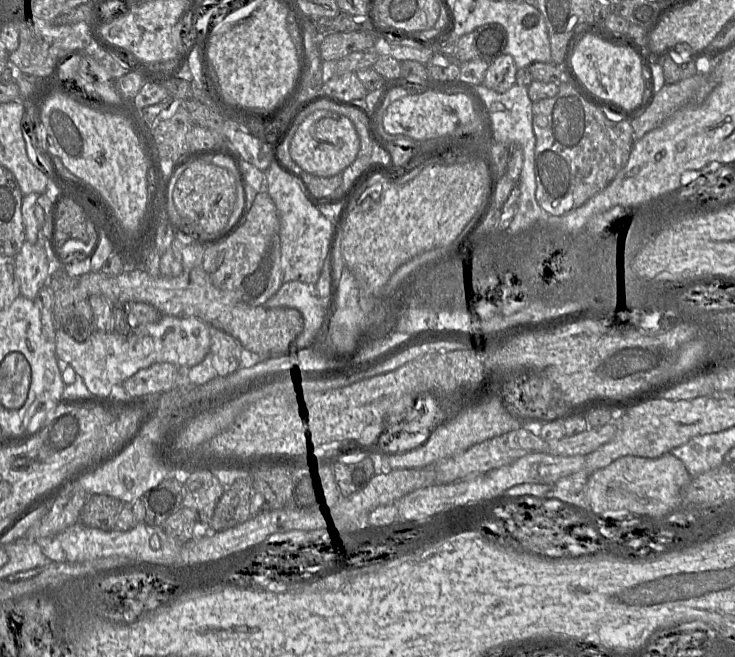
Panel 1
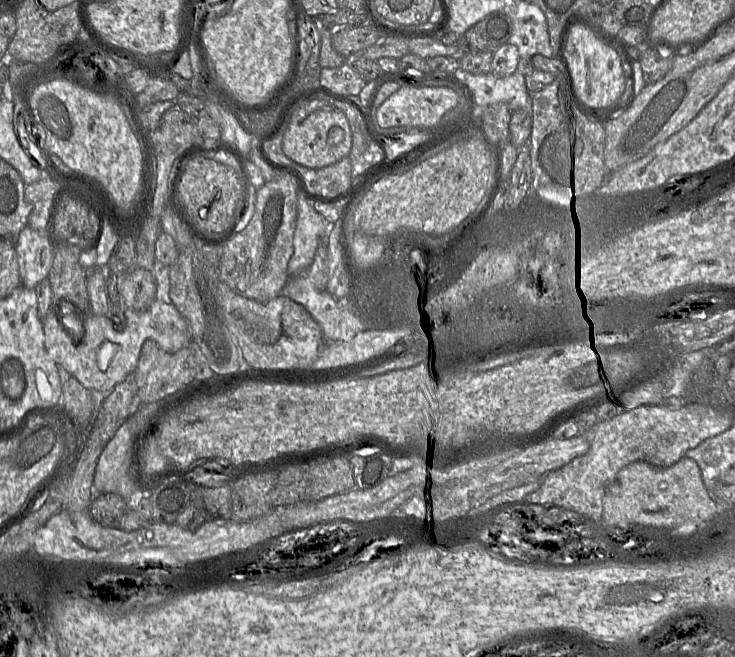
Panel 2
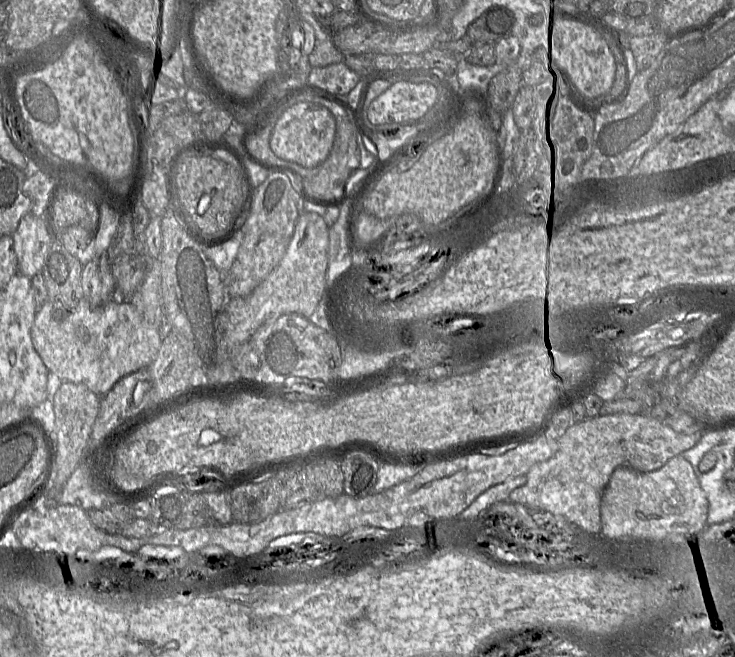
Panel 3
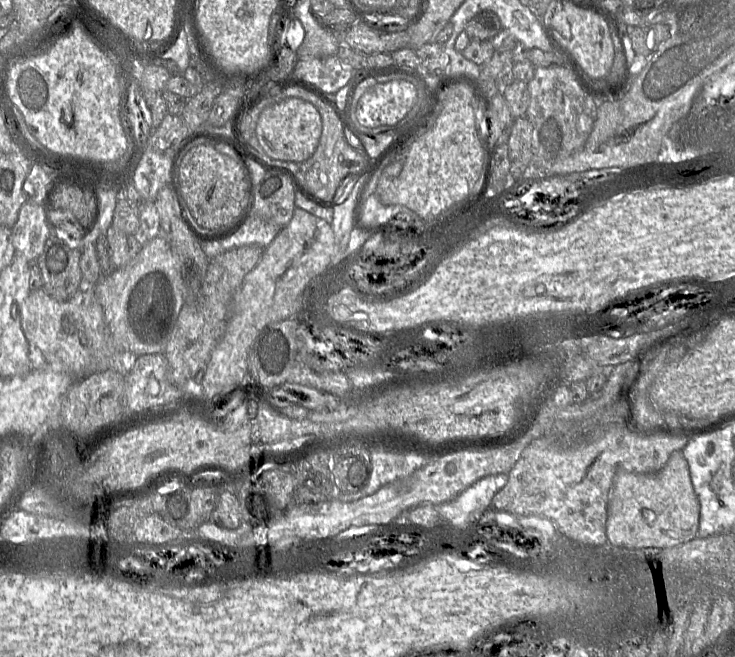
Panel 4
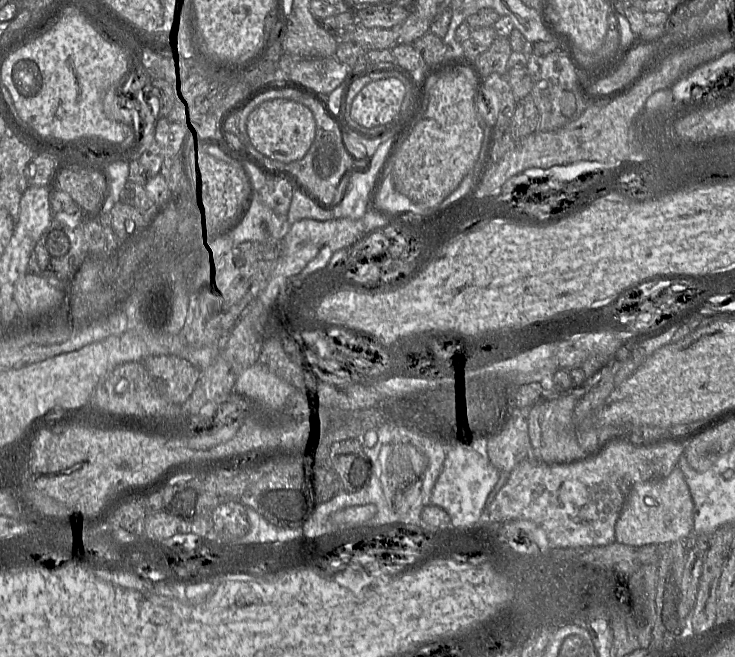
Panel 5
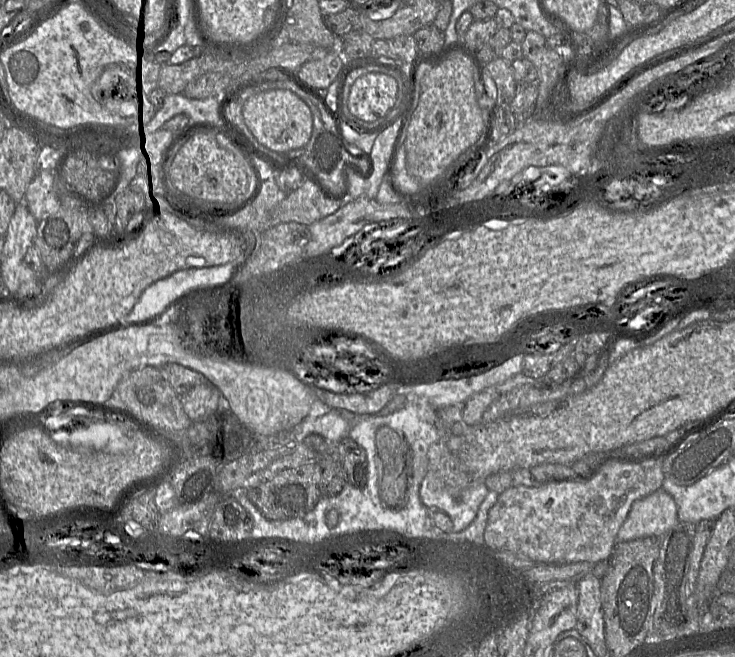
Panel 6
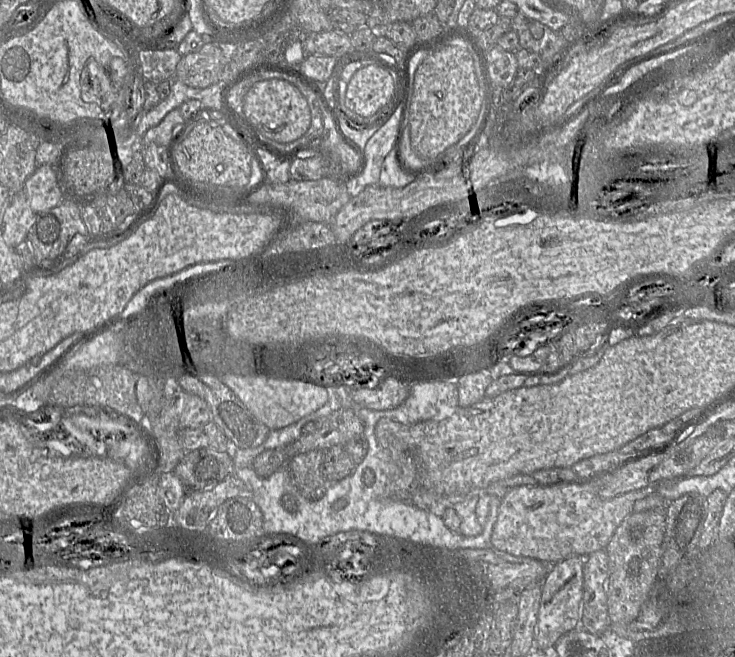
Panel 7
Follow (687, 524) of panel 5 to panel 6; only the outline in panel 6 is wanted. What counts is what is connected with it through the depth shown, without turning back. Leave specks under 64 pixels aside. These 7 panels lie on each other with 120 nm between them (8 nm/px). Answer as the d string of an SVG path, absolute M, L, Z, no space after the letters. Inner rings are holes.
M660 488L633 502L618 531L616 542L628 542L643 537L662 537L679 522L673 497Z

